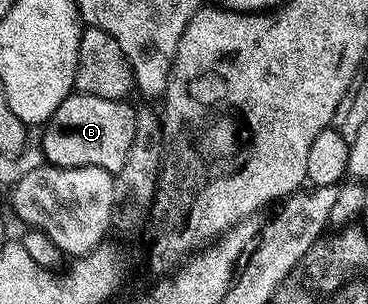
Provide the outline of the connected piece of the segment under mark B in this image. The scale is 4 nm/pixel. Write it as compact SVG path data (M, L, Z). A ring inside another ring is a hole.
M73 92L68 95L66 100L62 100L62 104L58 104L58 108L54 112L54 116L49 118L42 127L44 135L40 138L40 146L44 149L43 161L50 166L61 166L62 168L102 168L106 172L110 172L114 176L122 168L122 164L126 164L126 156L130 156L130 144L134 141L134 128L136 127L136 111L135 105L131 106L131 101L115 98L114 100L106 100L102 96L90 96L89 94L81 94Z

